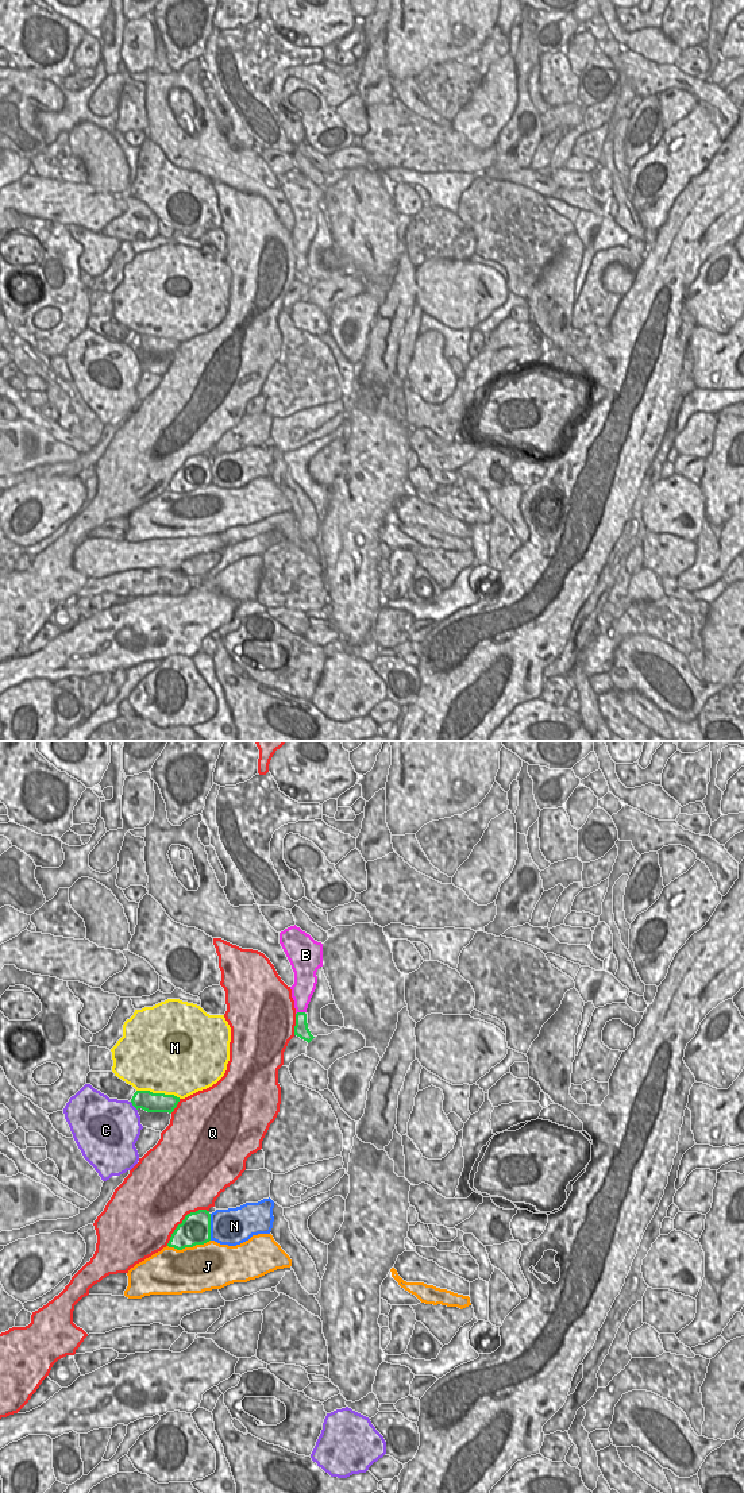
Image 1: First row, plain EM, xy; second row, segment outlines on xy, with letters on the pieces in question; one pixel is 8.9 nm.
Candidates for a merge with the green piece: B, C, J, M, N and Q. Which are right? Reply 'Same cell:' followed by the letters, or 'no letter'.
Same cell: B

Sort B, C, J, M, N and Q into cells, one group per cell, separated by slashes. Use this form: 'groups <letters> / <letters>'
groups B / C / J / M / N / Q

